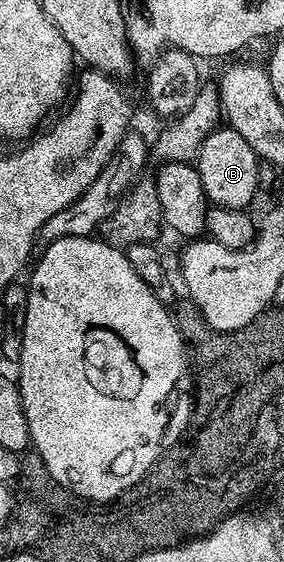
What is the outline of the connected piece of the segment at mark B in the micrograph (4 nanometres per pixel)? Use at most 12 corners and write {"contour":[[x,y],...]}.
{"contour":[[220,125],[197,156],[208,204],[250,208],[260,158]]}

